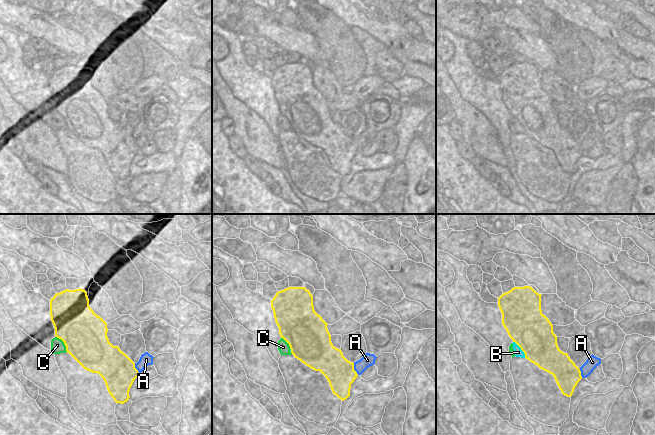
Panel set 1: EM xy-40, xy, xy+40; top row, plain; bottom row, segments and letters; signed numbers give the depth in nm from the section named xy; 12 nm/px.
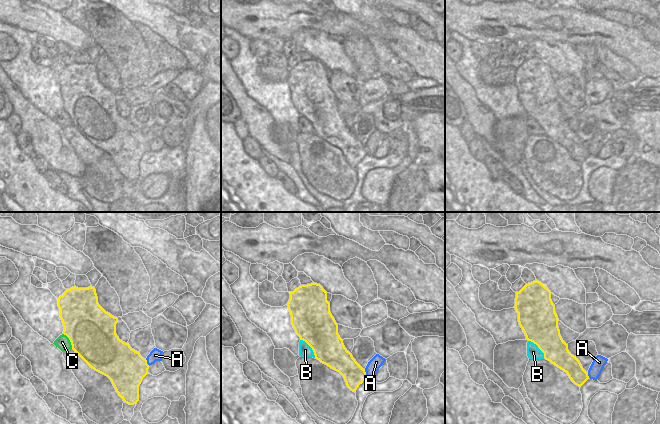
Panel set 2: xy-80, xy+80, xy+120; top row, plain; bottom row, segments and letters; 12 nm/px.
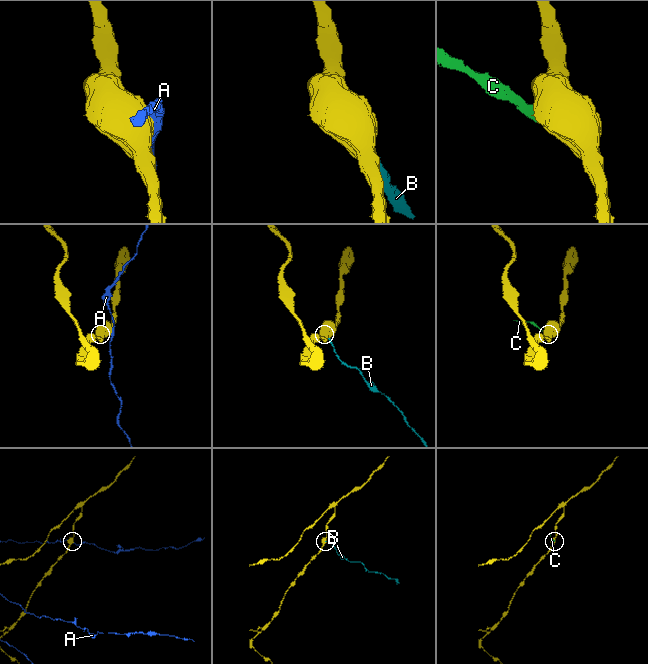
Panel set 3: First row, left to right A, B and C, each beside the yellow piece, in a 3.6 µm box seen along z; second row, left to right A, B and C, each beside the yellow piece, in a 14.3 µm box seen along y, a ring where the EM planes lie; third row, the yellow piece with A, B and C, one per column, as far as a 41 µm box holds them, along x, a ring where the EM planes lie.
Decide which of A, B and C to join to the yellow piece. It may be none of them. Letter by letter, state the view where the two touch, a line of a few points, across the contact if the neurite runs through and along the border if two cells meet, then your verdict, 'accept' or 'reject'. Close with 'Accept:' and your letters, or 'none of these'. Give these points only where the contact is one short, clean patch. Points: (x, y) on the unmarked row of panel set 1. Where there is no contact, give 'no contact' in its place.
A: meets yellow in xy; reject
B: meets yellow in xy+40; reject
C: meets yellow in xy-40; line xy-40 (56, 112), (63, 118), (67, 127); reject
Accept: none of these

